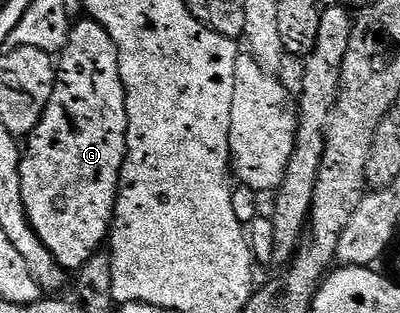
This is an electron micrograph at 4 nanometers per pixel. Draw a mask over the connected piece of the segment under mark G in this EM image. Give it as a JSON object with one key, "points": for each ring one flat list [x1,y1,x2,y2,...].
{"points":[[84,20,74,24,67,47,59,54,57,85,40,123,27,138,29,149,27,145,21,158,25,213,41,242,66,271,81,269,87,259,102,252,109,240,129,130,125,84,119,75,119,55,115,43,99,22]]}

